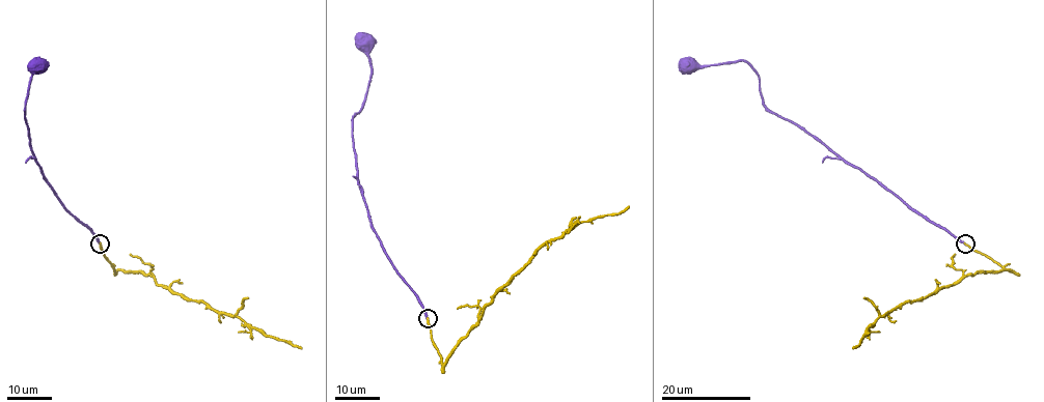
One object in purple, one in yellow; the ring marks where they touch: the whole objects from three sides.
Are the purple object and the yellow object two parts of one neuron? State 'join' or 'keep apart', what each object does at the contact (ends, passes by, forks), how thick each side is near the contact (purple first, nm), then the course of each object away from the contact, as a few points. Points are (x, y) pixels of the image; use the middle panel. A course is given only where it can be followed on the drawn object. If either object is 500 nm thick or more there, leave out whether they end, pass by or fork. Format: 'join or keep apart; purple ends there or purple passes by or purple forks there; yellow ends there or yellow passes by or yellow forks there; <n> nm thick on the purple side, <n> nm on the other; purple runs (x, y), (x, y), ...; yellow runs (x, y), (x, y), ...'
keep apart; purple ends there; yellow ends there; 160 nm thick on the purple side, 150 nm on the other; purple runs (428, 319), (421, 304), (393, 265), (371, 226), (358, 184), (352, 118), (361, 109), (371, 75), (367, 45); yellow runs (428, 319), (431, 338), (443, 365), (494, 295), (540, 248), (559, 239), (578, 224), (619, 213), (629, 205)

